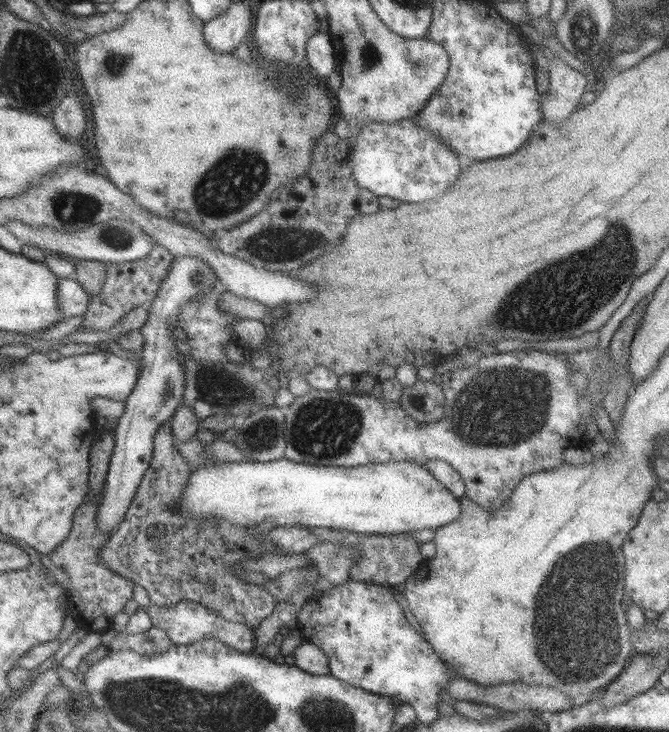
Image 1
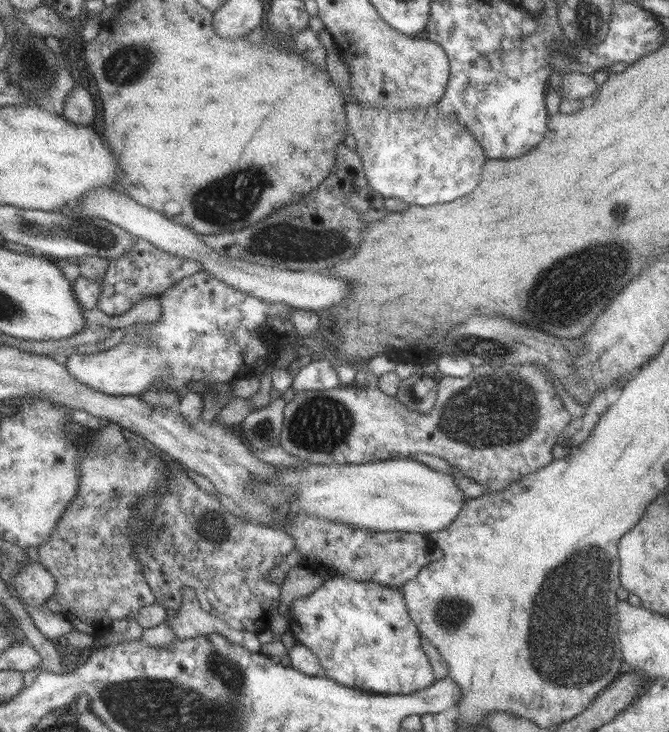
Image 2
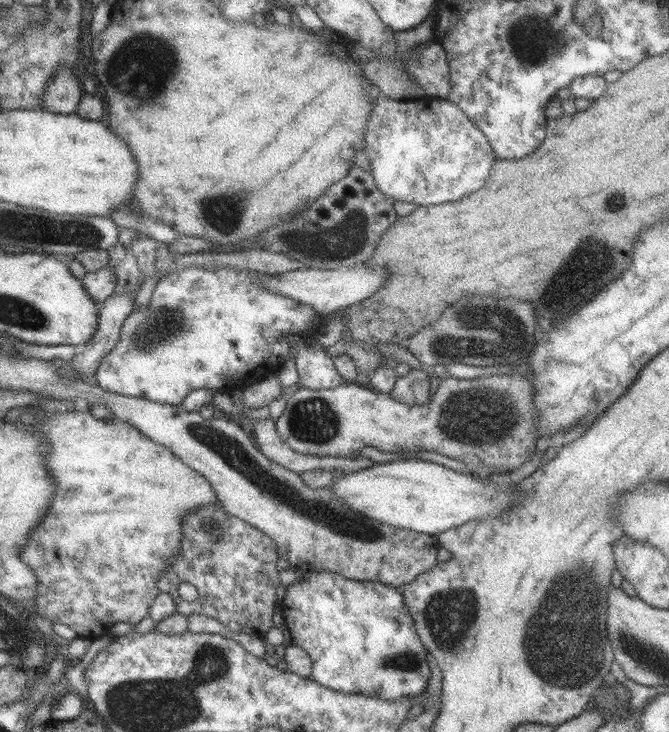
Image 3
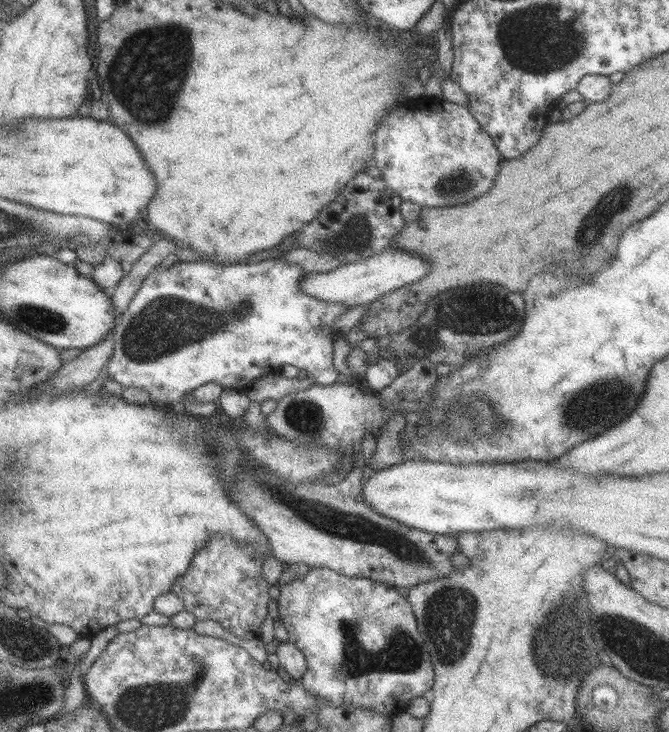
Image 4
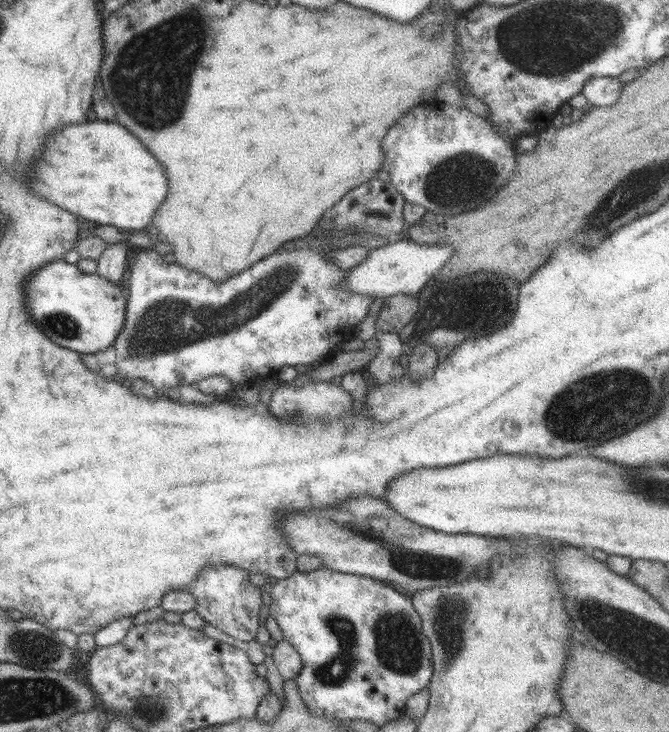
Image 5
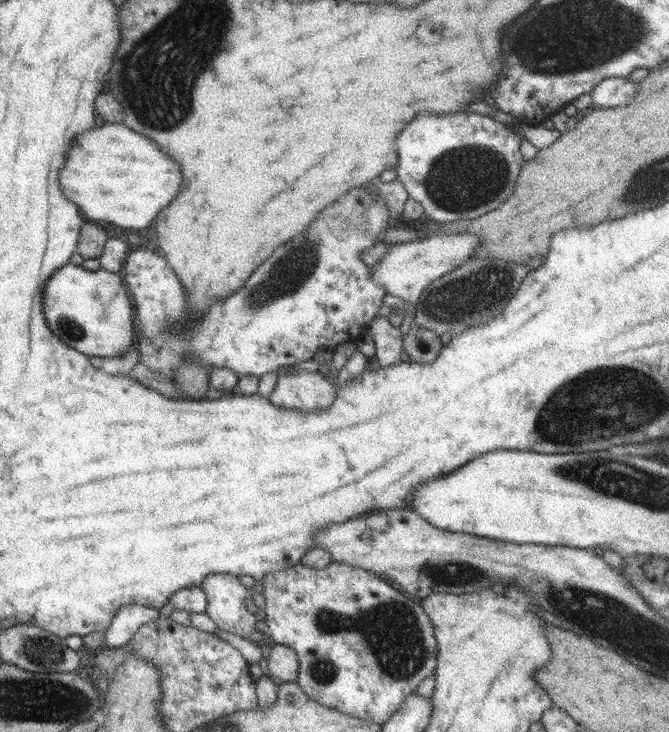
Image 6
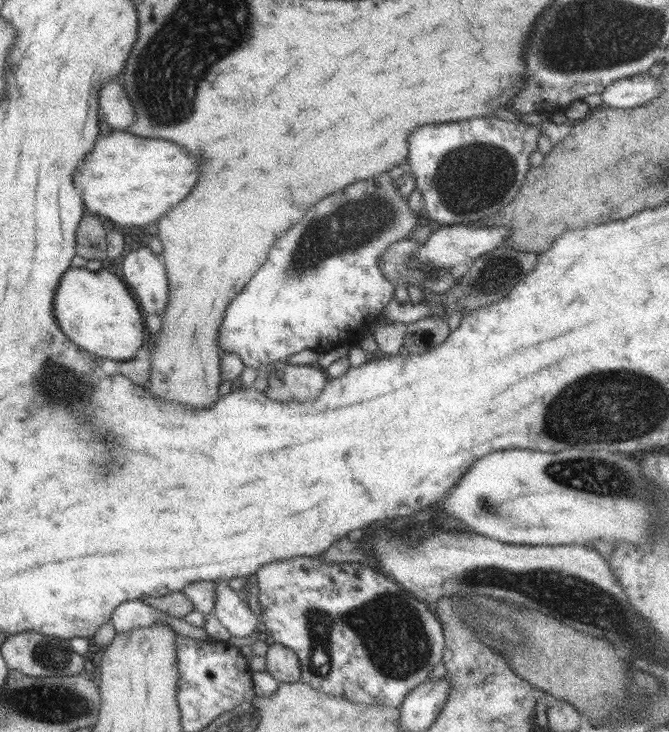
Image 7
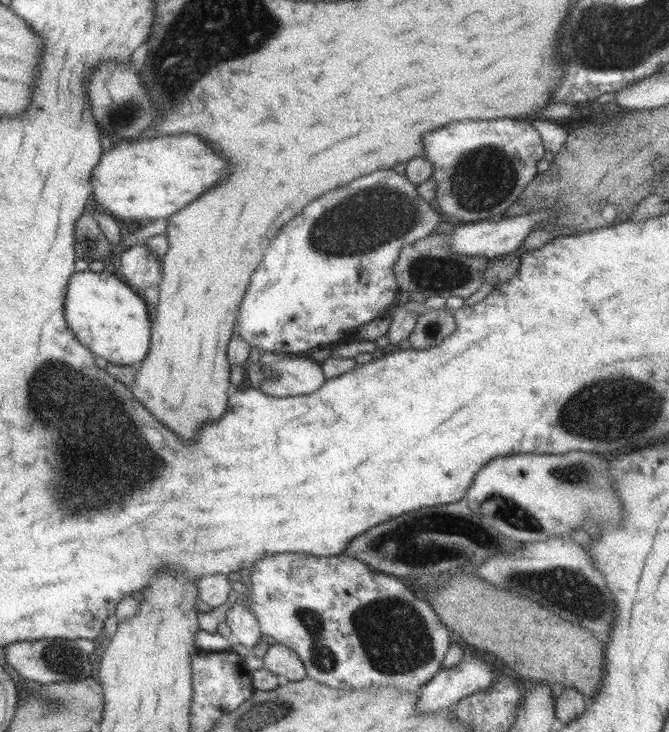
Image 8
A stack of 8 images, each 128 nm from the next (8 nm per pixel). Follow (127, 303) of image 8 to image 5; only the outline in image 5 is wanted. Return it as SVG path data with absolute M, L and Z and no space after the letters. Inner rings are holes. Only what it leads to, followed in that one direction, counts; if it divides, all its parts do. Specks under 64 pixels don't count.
M63 260L47 262L28 276L24 288L31 321L43 335L63 348L80 354L103 352L115 342L123 328L126 292L121 283L112 284L97 273L83 273L75 264Z

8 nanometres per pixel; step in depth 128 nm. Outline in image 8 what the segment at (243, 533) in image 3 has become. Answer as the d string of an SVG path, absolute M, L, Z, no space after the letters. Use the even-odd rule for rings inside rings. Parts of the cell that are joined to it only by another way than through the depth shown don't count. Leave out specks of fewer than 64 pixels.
M234 602L226 612L225 622L231 632L231 639L239 645L252 648L263 640L257 619L245 605Z

